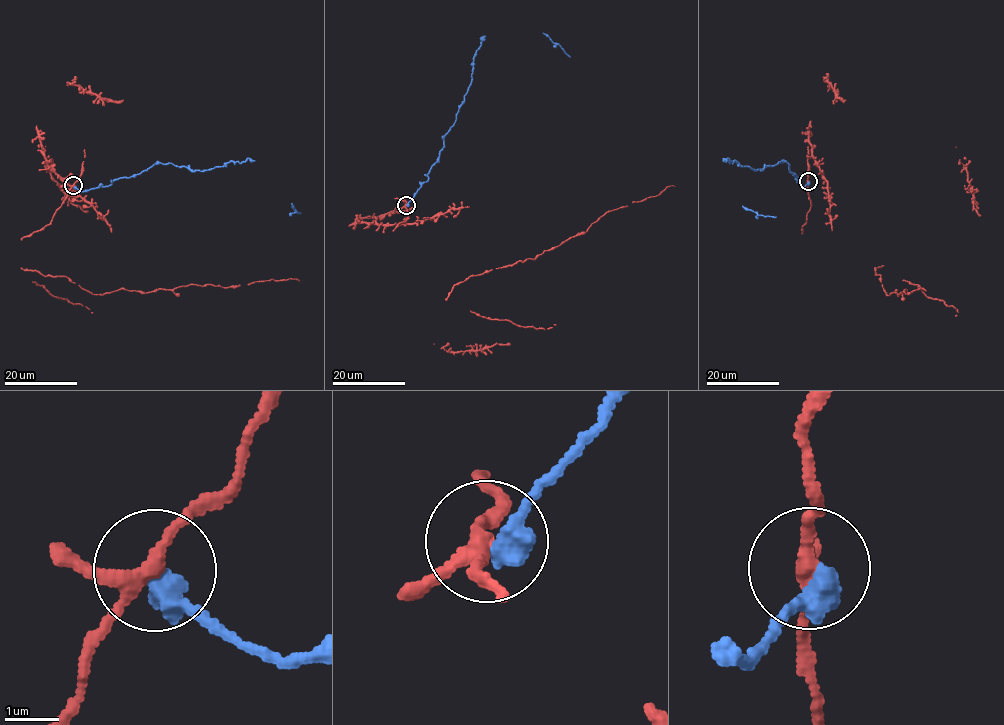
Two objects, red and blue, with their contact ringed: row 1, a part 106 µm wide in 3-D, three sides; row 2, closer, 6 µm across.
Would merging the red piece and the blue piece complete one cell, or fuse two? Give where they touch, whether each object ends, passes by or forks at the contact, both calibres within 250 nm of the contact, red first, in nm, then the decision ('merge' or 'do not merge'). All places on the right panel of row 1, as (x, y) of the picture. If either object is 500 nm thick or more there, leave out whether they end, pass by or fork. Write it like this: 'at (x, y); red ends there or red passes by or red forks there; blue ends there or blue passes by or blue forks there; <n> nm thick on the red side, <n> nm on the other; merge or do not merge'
at (808, 181); red forks there; blue ends there; 220 nm thick on the red side, 480 nm on the other; do not merge

